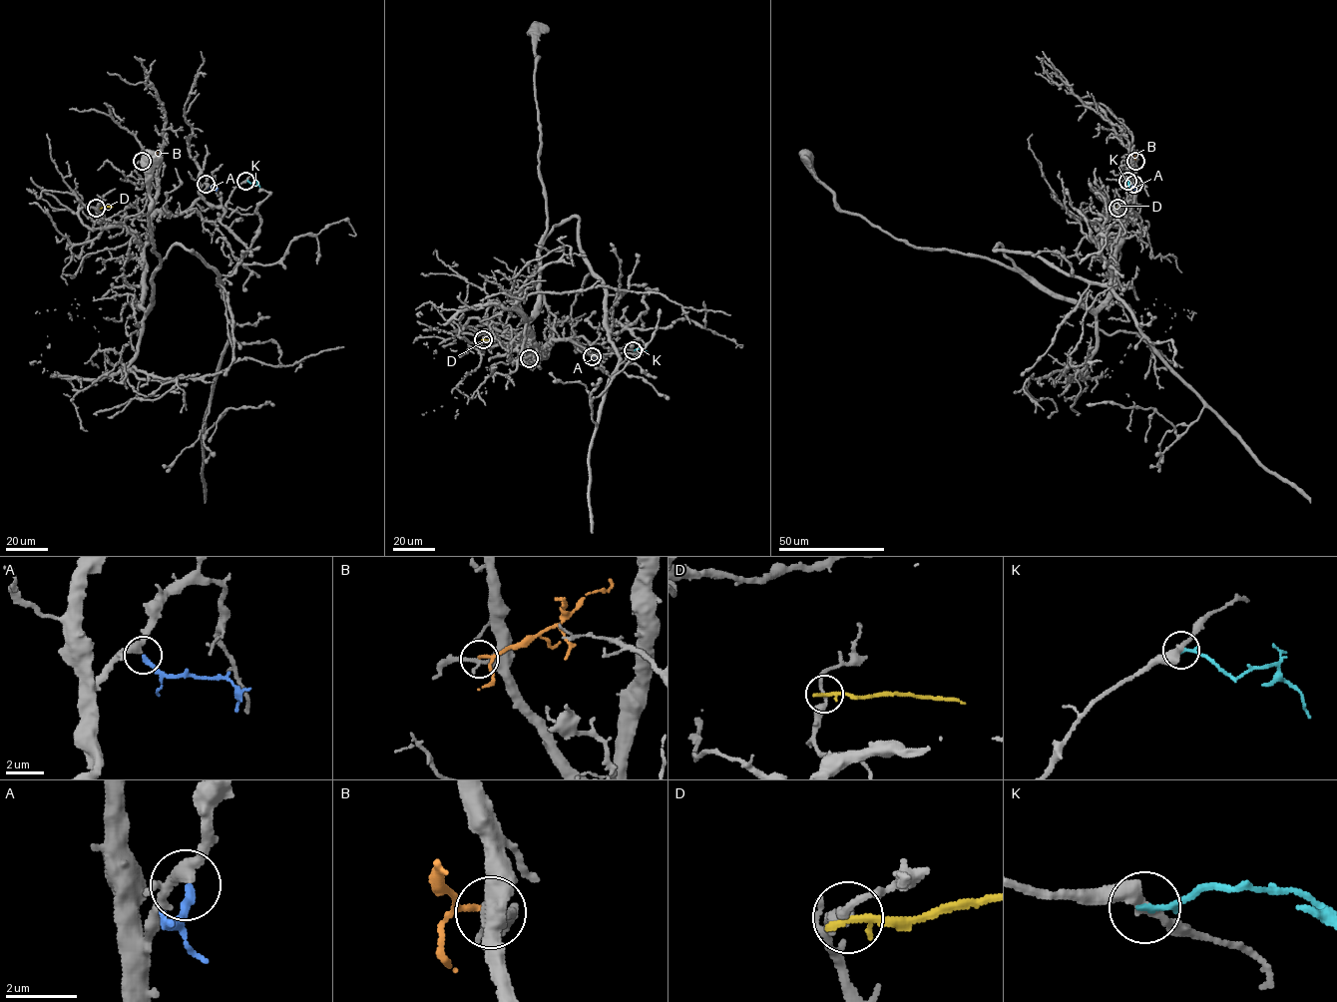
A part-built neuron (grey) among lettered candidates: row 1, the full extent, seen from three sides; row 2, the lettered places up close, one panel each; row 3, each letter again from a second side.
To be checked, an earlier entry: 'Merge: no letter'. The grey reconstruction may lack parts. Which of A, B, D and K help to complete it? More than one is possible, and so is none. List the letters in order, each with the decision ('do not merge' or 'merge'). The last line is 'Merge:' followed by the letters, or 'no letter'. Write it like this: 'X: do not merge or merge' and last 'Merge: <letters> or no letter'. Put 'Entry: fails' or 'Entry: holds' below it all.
A: merge
B: do not merge
D: do not merge
K: do not merge
Merge: A
Entry: fails

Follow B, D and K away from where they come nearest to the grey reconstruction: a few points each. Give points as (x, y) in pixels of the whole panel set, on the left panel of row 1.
B: (142, 161), (158, 153)
D: (96, 208), (112, 207)
K: (245, 181), (256, 183), (260, 189)

